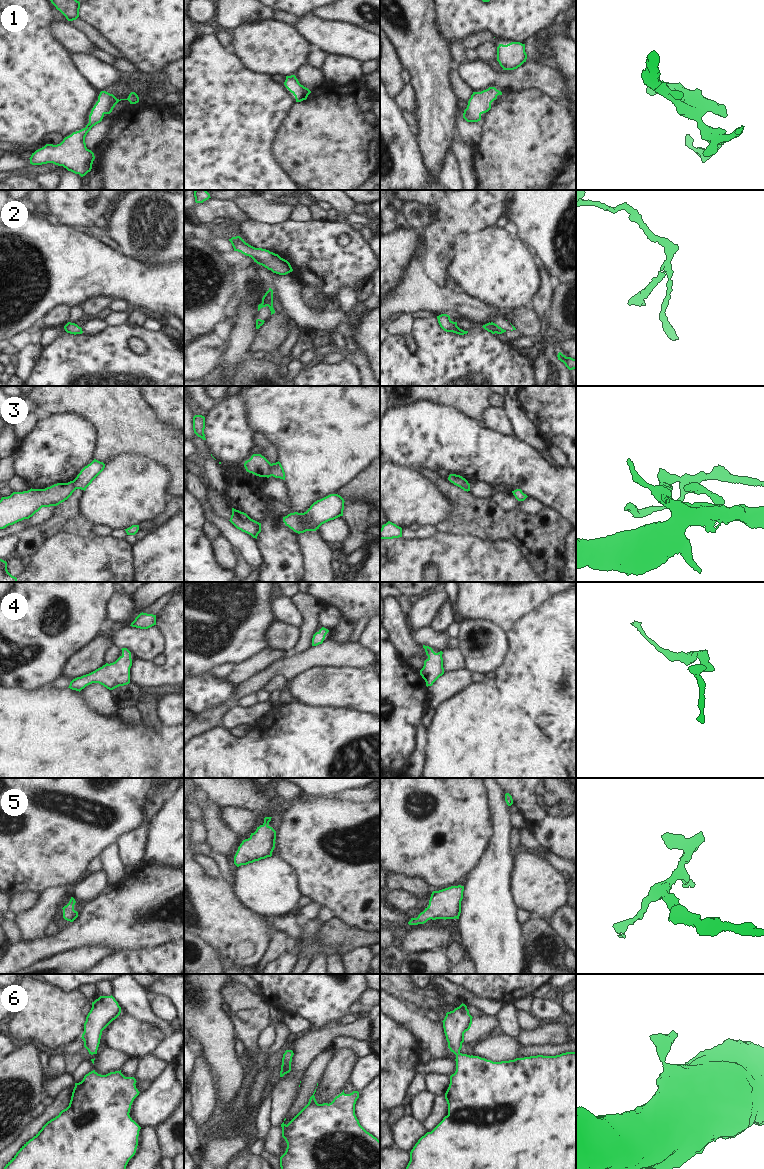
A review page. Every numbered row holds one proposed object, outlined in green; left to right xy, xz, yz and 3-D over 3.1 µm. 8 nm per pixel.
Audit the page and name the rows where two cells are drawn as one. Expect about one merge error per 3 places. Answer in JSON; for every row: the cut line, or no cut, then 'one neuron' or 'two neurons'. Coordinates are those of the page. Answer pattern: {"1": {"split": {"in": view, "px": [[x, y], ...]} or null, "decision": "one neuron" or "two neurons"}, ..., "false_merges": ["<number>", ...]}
{"1": {"split": null, "decision": "one neuron"}, "2": {"split": {"in": "yz", "px": [[491, 322], [505, 331]]}, "decision": "two neurons"}, "3": {"split": {"in": "xz", "px": [[270, 464], [272, 475]]}, "decision": "two neurons"}, "4": {"split": null, "decision": "one neuron"}, "5": {"split": null, "decision": "one neuron"}, "6": {"split": null, "decision": "one neuron"}, "false_merges": ["2", "3"]}

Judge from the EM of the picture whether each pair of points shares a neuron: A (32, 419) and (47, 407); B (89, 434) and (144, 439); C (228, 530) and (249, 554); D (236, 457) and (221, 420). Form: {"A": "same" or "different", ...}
{"A": "different", "B": "different", "C": "same", "D": "same"}

